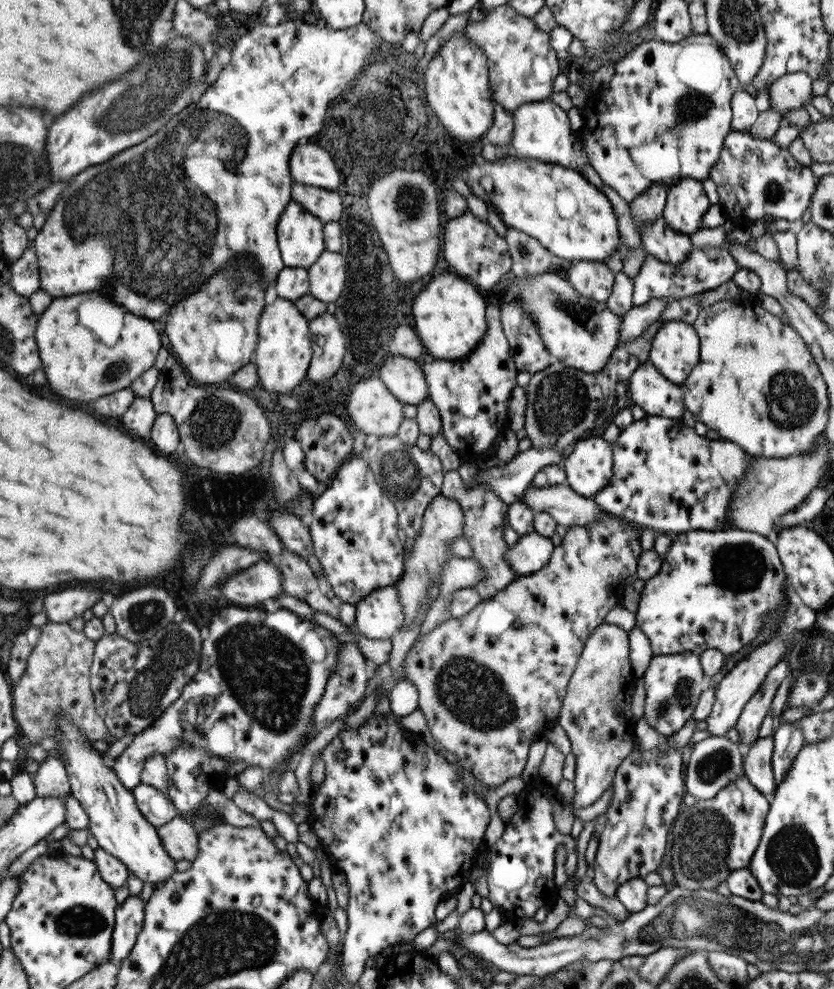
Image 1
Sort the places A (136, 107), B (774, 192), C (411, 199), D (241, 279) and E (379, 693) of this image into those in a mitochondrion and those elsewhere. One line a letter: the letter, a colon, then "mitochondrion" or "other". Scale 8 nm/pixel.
A: mitochondrion
B: mitochondrion
C: mitochondrion
D: mitochondrion
E: other

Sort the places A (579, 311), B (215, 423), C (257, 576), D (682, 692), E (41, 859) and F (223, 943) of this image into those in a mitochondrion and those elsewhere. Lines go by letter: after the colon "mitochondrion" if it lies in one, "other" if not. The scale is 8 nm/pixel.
A: mitochondrion
B: mitochondrion
C: other
D: mitochondrion
E: other
F: mitochondrion

